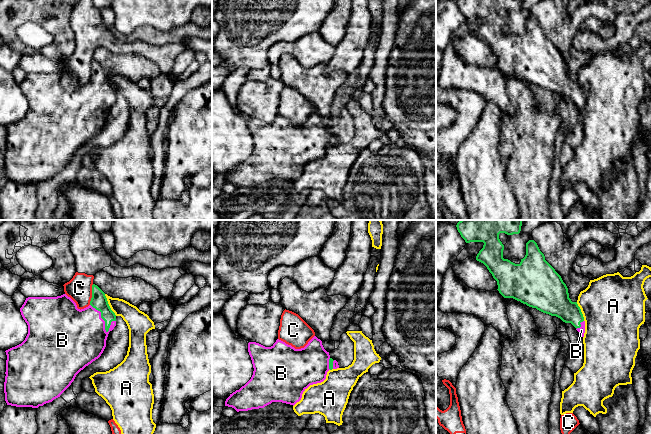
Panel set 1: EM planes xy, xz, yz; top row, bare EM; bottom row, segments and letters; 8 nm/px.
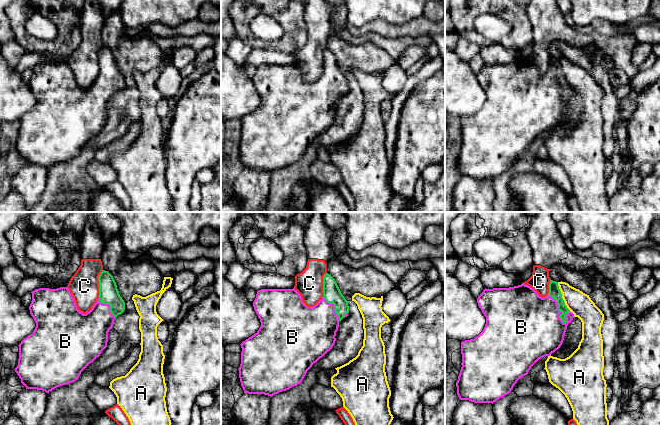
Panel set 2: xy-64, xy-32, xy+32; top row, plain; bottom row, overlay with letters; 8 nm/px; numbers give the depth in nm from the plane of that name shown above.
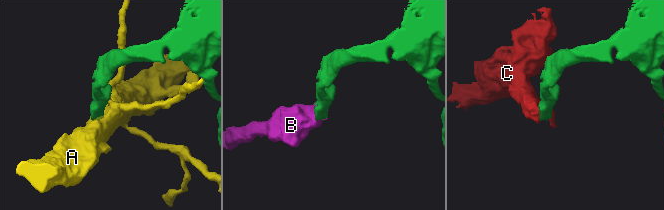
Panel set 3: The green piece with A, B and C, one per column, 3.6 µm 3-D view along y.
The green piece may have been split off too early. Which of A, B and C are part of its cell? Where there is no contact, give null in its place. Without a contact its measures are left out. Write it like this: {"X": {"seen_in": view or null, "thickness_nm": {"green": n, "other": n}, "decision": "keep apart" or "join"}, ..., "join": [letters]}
{"A": {"seen_in": "xy", "thickness_nm": {"green": 130, "other": 160}, "decision": "keep apart"}, "B": {"seen_in": "xy", "thickness_nm": {"green": 130, "other": 460}, "decision": "join"}, "C": {"seen_in": "xy", "thickness_nm": {"green": 130, "other": 200}, "decision": "keep apart"}, "join": ["B"]}

